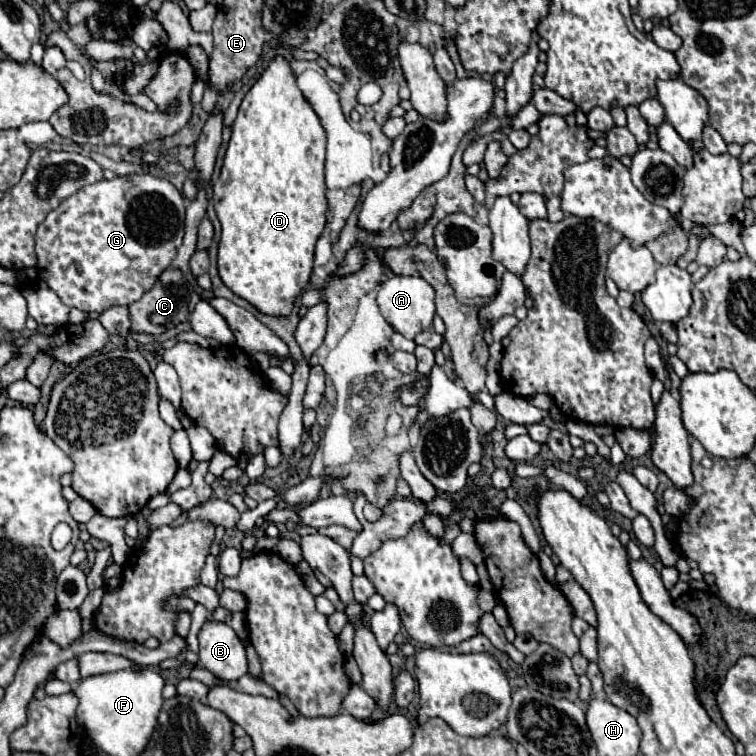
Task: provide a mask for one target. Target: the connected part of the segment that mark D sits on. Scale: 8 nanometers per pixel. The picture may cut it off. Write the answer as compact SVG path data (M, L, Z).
M277 56L253 88L245 94L239 114L231 126L233 134L223 158L219 182L213 186L215 212L223 234L219 240L219 276L223 284L253 304L267 316L287 318L293 310L295 298L303 292L313 270L315 242L325 228L325 132L311 110L309 102L299 94L295 76L289 64Z

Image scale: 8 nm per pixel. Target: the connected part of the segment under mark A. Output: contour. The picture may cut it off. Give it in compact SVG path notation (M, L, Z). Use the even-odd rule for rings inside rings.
M393 276L383 282L383 288L377 296L377 304L379 304L383 318L387 318L393 330L413 340L417 334L425 332L433 324L433 316L435 316L433 298L435 298L433 286L425 282L421 276Z

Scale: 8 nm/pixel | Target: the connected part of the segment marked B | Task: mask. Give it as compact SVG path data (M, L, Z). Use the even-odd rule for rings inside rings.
M205 622L199 632L199 664L221 680L239 680L247 674L245 646L223 622Z

